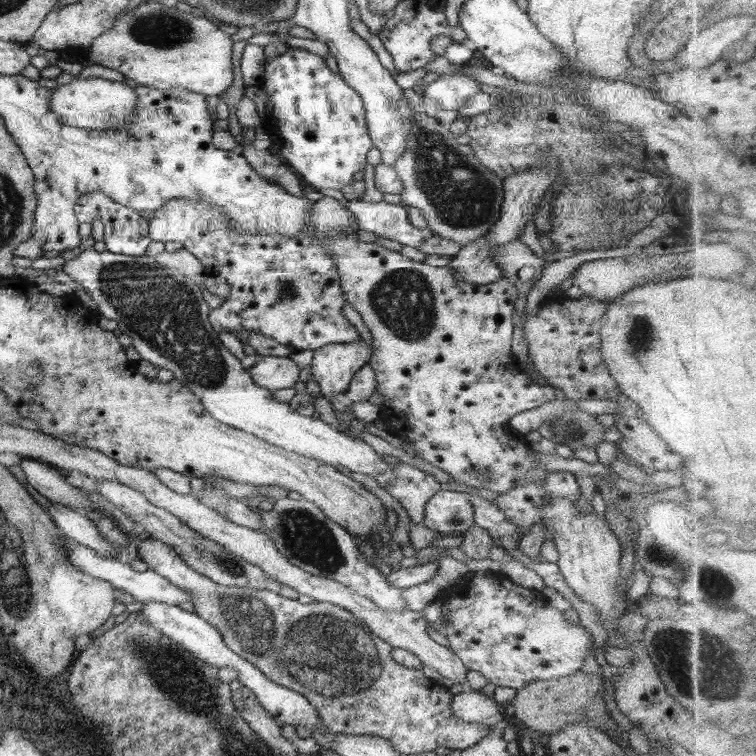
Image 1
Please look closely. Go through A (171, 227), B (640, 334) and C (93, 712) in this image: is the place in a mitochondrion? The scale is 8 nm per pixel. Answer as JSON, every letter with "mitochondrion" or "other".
{"A":"other","B":"mitochondrion","C":"other"}

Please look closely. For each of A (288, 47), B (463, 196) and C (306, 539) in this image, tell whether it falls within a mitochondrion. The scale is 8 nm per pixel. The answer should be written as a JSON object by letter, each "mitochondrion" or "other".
{"A":"other","B":"mitochondrion","C":"mitochondrion"}

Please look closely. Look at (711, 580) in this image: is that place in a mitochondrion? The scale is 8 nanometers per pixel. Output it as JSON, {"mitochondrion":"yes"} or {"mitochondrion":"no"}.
{"mitochondrion":"yes"}

